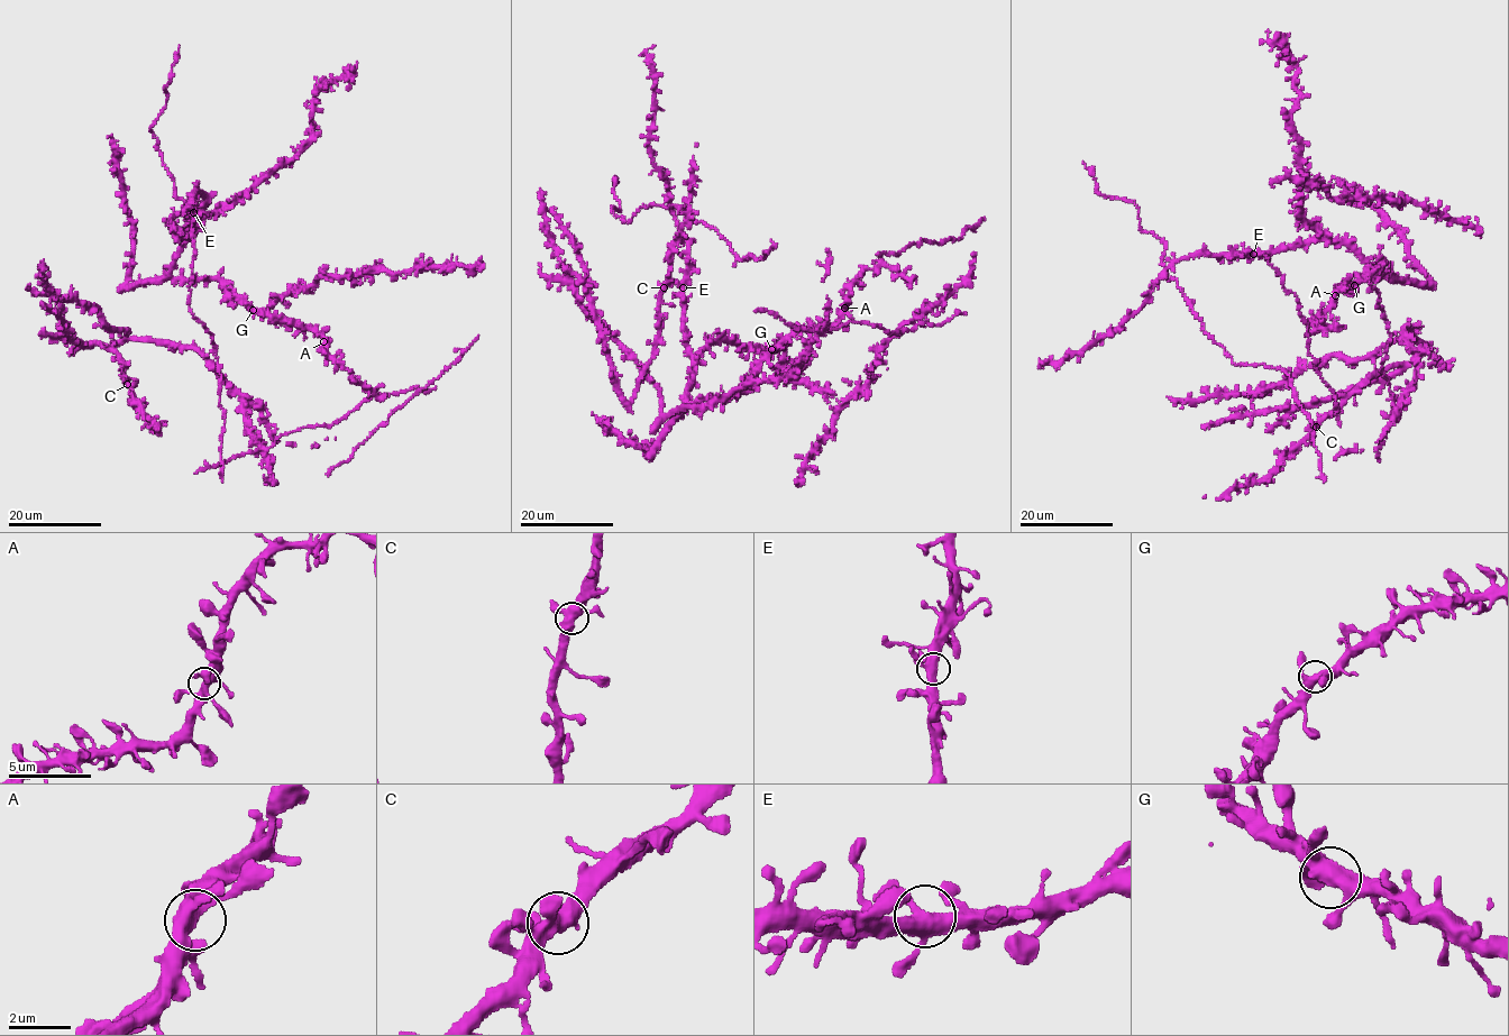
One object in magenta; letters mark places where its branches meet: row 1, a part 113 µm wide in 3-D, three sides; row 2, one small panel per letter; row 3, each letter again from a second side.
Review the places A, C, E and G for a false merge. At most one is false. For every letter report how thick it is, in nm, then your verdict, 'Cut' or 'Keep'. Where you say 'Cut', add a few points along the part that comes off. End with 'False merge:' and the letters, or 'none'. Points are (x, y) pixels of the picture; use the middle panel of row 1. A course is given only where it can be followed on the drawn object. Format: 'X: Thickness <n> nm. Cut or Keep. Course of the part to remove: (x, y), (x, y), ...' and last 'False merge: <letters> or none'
A: Thickness 440 nm. Keep
C: Thickness 480 nm. Keep
E: Thickness 440 nm. Keep
G: Thickness 440 nm. Keep
False merge: none

